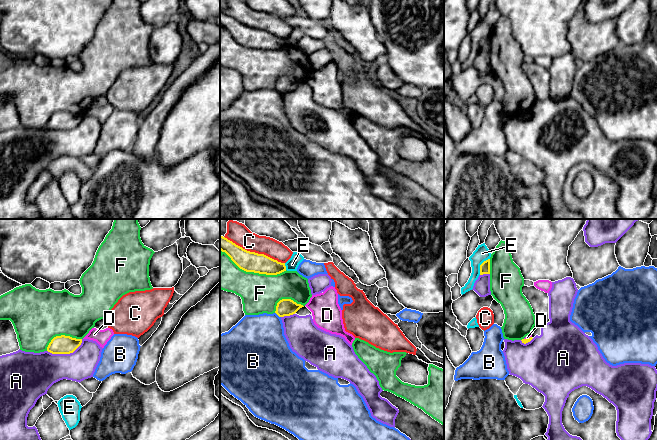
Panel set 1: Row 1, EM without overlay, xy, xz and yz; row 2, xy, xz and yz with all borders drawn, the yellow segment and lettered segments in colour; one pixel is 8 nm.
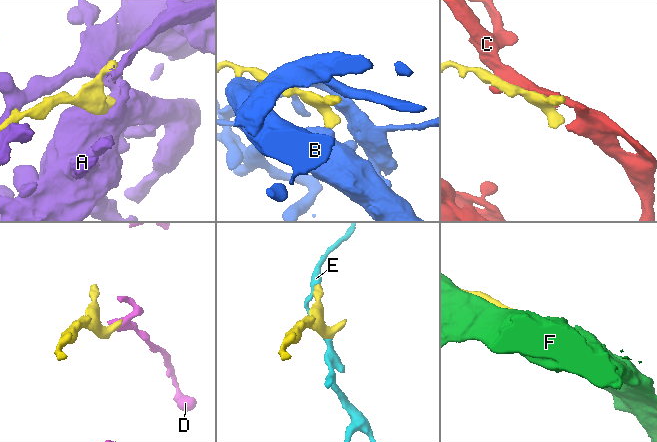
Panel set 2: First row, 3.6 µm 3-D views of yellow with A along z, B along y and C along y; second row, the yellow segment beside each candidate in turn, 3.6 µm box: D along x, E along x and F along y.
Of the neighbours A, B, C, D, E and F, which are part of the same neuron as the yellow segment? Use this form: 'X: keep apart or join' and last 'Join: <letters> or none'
A: keep apart
B: keep apart
C: keep apart
D: keep apart
E: keep apart
F: keep apart
Join: none

